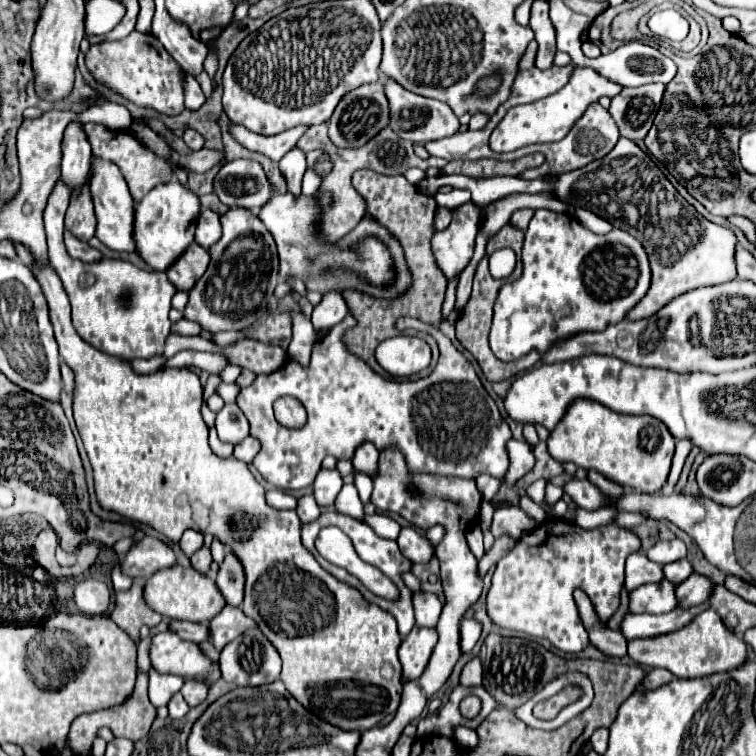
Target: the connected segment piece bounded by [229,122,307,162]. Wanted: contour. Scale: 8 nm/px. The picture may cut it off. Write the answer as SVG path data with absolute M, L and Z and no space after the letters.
M229 122L229 134L241 146L245 146L251 152L259 152L273 162L279 162L283 154L289 152L297 144L297 140L301 138L305 130L307 128L293 128L275 136L261 136L261 134L253 134L251 130L245 130L245 126L237 126L235 122Z

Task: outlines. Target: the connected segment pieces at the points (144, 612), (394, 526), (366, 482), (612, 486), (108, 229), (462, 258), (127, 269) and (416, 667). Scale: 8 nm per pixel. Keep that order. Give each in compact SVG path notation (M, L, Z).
M137 578L137 580L133 580L131 590L117 592L115 610L109 614L109 618L121 630L125 630L135 642L139 640L139 630L141 630L143 624L157 626L161 622L161 614L153 612L143 602L143 584L145 584L145 580Z
M373 514L369 518L365 518L365 522L381 536L381 538L391 538L391 540L397 540L399 536L399 530L401 526L389 518L389 516L383 516L383 514Z
M355 472L353 476L355 476L355 482L353 482L353 484L357 486L359 498L361 498L363 502L369 502L369 496L371 496L371 478L365 476L365 474L359 474L359 472Z
M589 470L589 472L587 472L587 480L593 482L603 494L607 494L607 496L611 496L611 498L619 498L619 496L625 492L623 486L619 486L619 484L615 484L615 482L609 482L605 476L601 476L601 474L595 472L595 470Z
M91 158L91 178L89 178L89 190L95 206L97 216L97 232L95 236L109 248L119 252L133 252L133 198L129 194L127 182L123 174L117 170L113 162L105 162L103 158Z
M467 202L453 210L453 220L449 228L433 234L433 256L447 280L459 276L471 262L475 252L475 238L479 232L479 218L481 210L473 202Z
M59 180L47 200L43 214L49 262L59 274L63 288L69 296L73 308L73 326L85 342L97 346L105 354L113 354L125 360L131 358L153 358L163 354L165 338L171 332L171 298L175 286L167 280L163 272L141 270L125 260L99 260L99 262L79 262L71 258L63 244L63 218L69 204L69 190Z
M413 628L399 646L399 660L403 666L403 684L419 678L429 664L429 654L437 644L437 632L429 628Z

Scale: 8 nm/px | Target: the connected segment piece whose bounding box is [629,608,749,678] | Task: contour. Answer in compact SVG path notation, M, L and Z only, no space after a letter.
M709 608L705 614L697 614L685 630L677 630L673 634L645 638L645 640L631 640L629 642L629 658L635 664L643 664L649 668L665 668L677 678L701 678L715 672L727 672L739 668L749 658L749 650L741 638L737 638L731 630L725 628L719 614Z

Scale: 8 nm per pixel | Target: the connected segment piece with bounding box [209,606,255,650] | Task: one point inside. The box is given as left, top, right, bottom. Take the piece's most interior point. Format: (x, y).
(230, 622)

